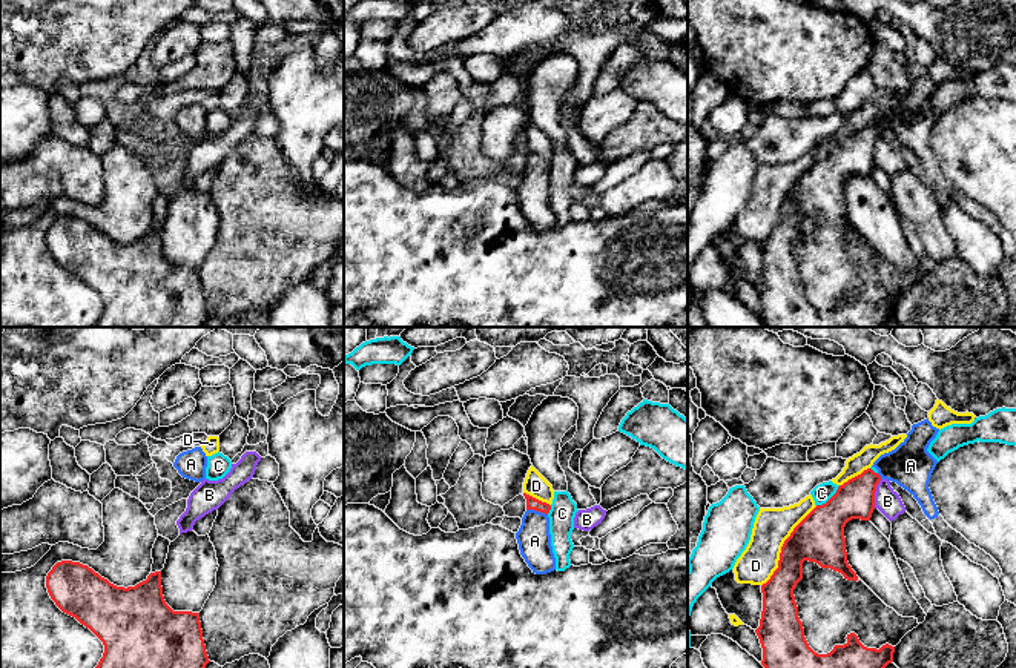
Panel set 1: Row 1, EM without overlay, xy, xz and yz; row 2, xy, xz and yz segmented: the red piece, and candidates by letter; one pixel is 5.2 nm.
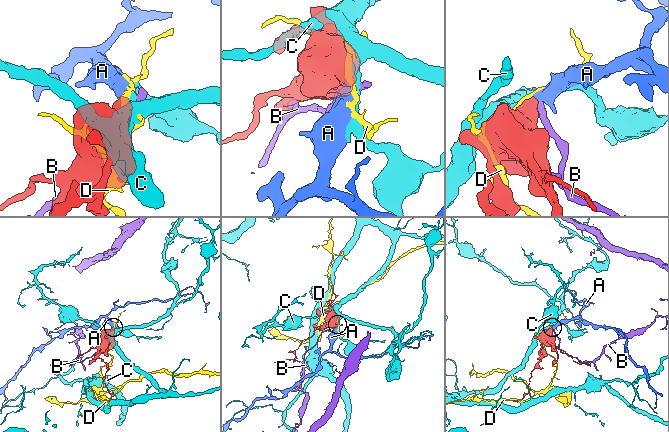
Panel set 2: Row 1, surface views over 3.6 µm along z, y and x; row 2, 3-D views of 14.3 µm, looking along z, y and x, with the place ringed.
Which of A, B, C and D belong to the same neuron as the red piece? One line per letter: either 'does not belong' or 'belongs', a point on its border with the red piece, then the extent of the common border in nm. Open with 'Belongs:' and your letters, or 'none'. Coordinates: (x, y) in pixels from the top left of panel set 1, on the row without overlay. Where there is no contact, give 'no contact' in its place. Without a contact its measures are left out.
Belongs: A
A: belongs; contact xz (537, 166); length 120 nm
B: does not belong; contact yz (874, 149); length 160 nm
C: does not belong; contact yz (831, 154); length 170 nm
D: does not belong; contact yz (783, 201); length 500 nm

